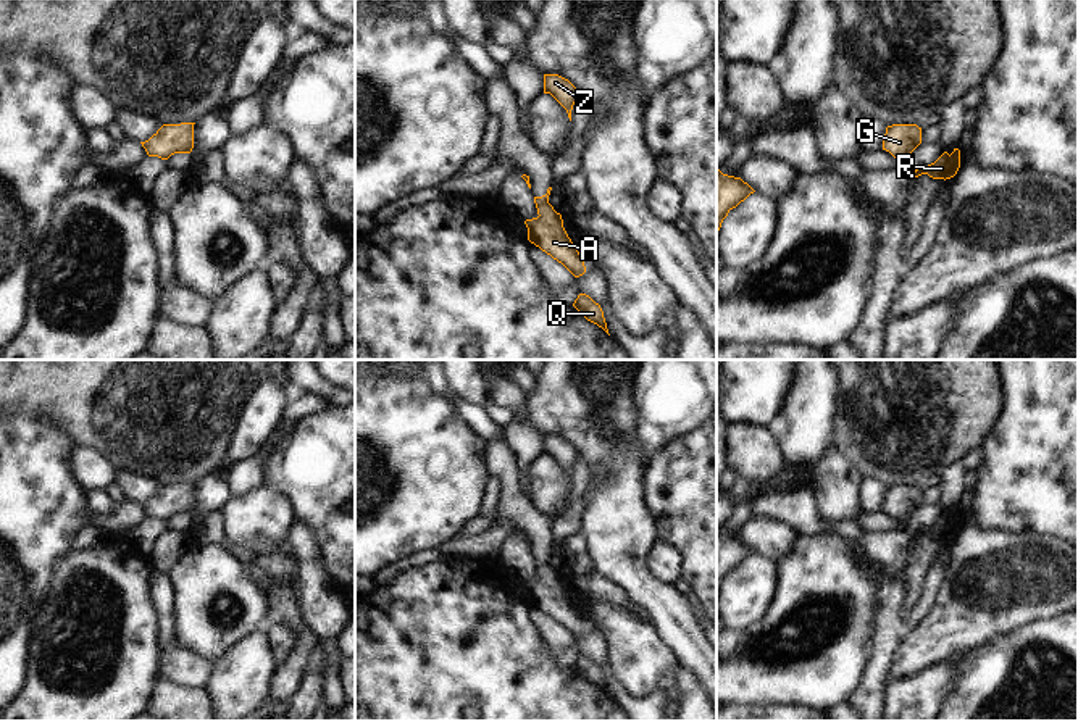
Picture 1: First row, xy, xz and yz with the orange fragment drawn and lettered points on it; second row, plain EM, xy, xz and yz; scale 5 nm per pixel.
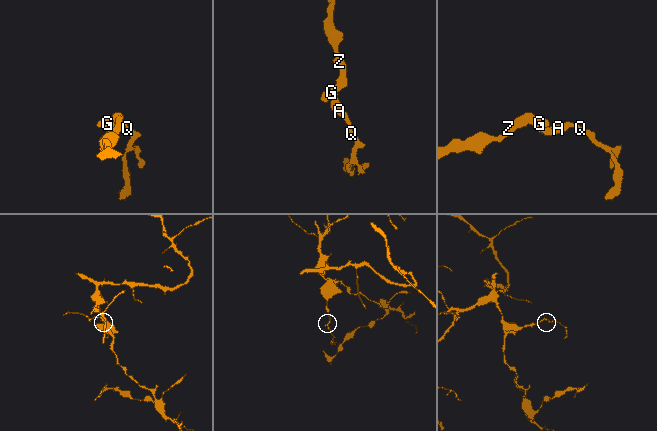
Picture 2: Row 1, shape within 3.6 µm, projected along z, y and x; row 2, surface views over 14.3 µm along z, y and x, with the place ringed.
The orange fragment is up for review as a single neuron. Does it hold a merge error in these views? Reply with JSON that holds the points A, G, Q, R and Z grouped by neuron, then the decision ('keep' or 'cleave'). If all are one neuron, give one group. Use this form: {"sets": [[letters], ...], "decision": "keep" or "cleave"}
{"sets": [["A", "Q", "R"], ["G", "Z"]], "decision": "cleave"}

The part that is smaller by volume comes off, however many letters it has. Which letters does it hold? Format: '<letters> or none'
A, Q, R

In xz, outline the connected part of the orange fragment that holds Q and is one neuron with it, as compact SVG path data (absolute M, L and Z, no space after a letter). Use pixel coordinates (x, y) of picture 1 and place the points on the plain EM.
M579 655L578 660L575 661L573 668L578 671L578 674L581 677L584 677L587 682L597 686L608 695L604 673L602 673L600 666L595 665L589 656Z

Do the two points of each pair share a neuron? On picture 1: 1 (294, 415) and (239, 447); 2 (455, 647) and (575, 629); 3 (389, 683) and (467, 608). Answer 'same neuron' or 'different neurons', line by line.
1: different neurons
2: different neurons
3: same neuron

